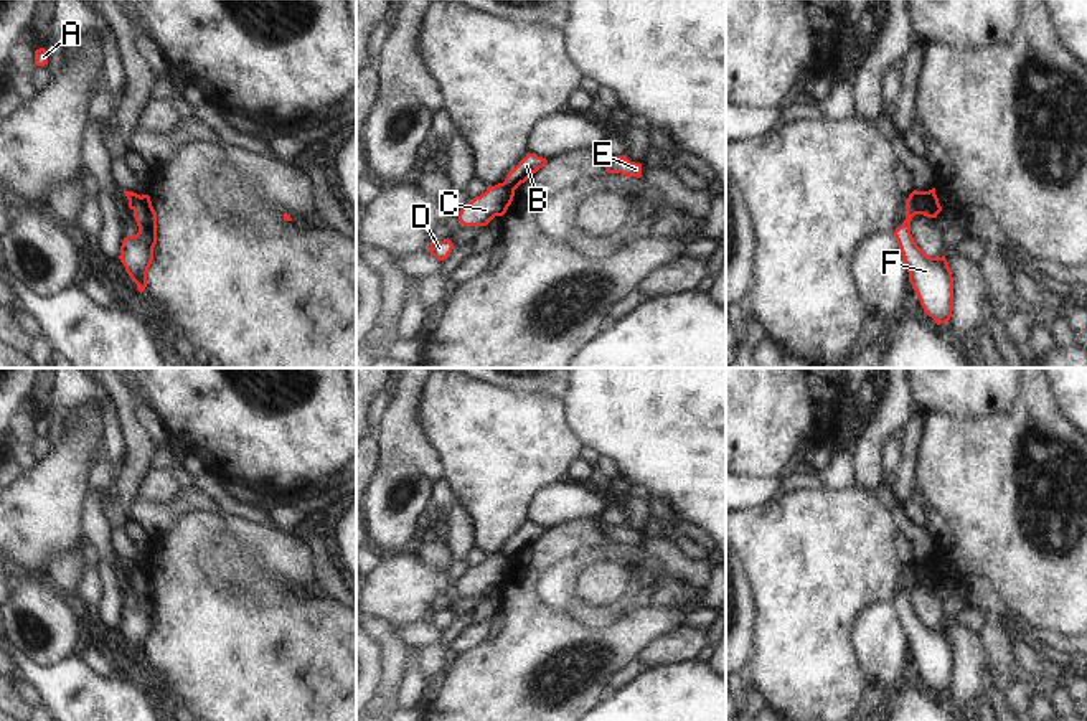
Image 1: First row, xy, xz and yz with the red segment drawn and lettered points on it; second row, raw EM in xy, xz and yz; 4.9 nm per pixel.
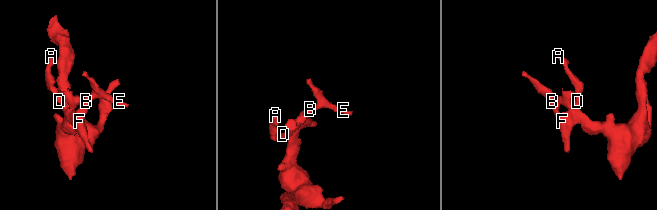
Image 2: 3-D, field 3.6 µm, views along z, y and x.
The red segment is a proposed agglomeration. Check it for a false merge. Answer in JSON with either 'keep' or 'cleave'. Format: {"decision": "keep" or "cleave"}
{"decision": "cleave"}

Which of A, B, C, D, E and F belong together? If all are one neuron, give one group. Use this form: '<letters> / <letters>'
A B D E F / C

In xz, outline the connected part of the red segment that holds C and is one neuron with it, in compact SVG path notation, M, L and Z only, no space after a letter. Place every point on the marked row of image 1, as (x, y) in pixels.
M505 183L487 186L487 191L467 203L460 213L459 221L464 226L487 226L495 216L503 216L511 205L515 190Z

